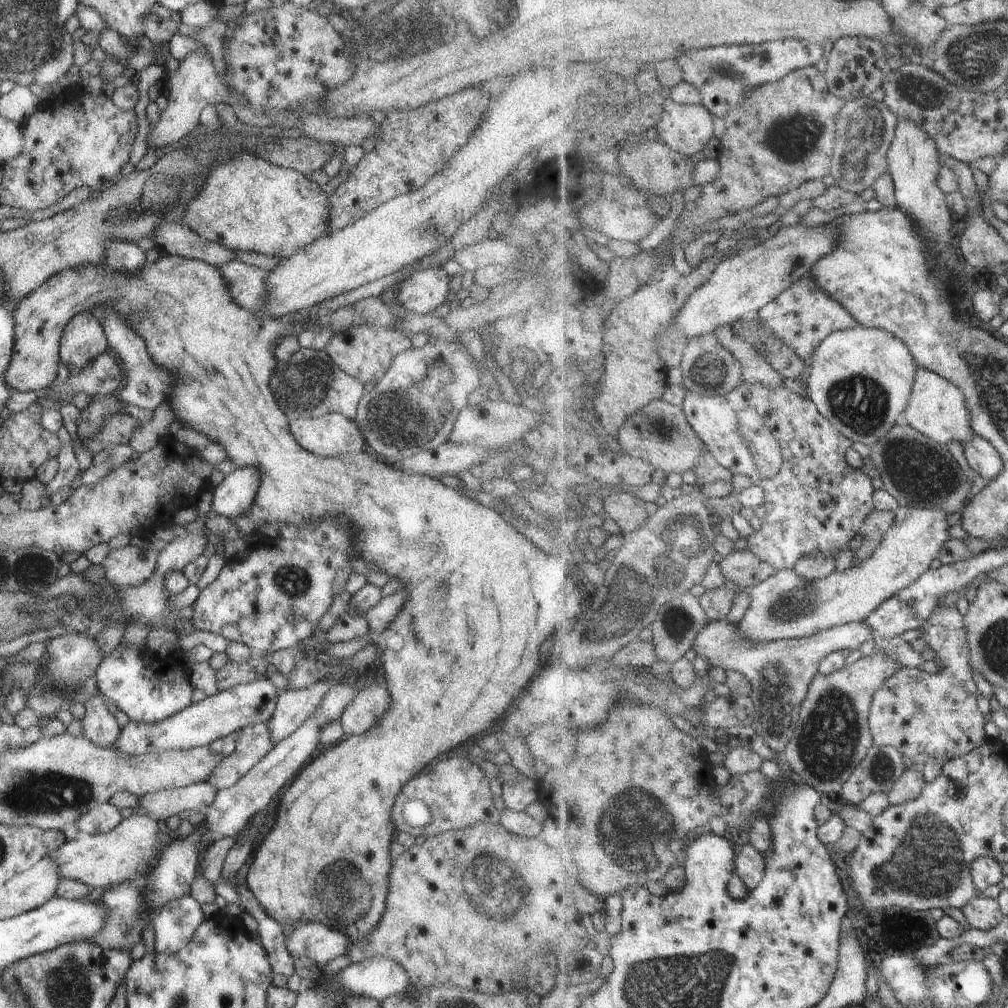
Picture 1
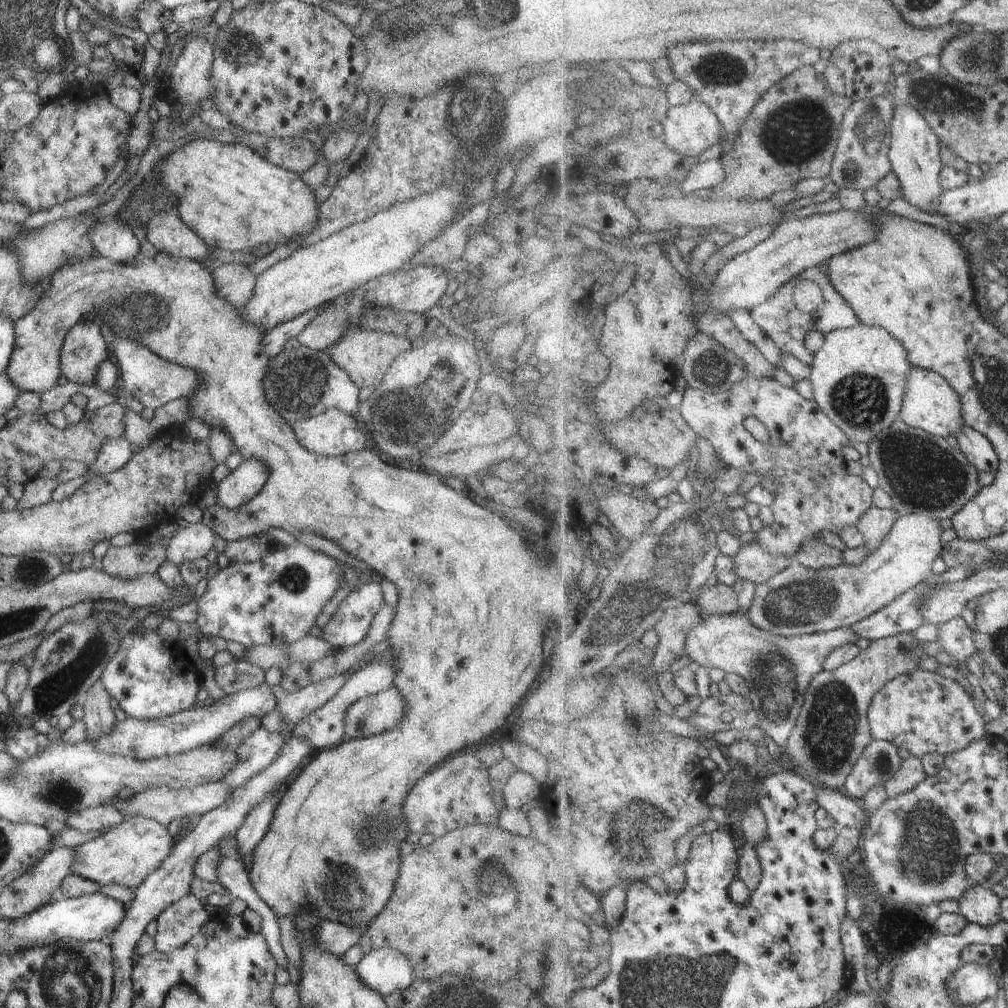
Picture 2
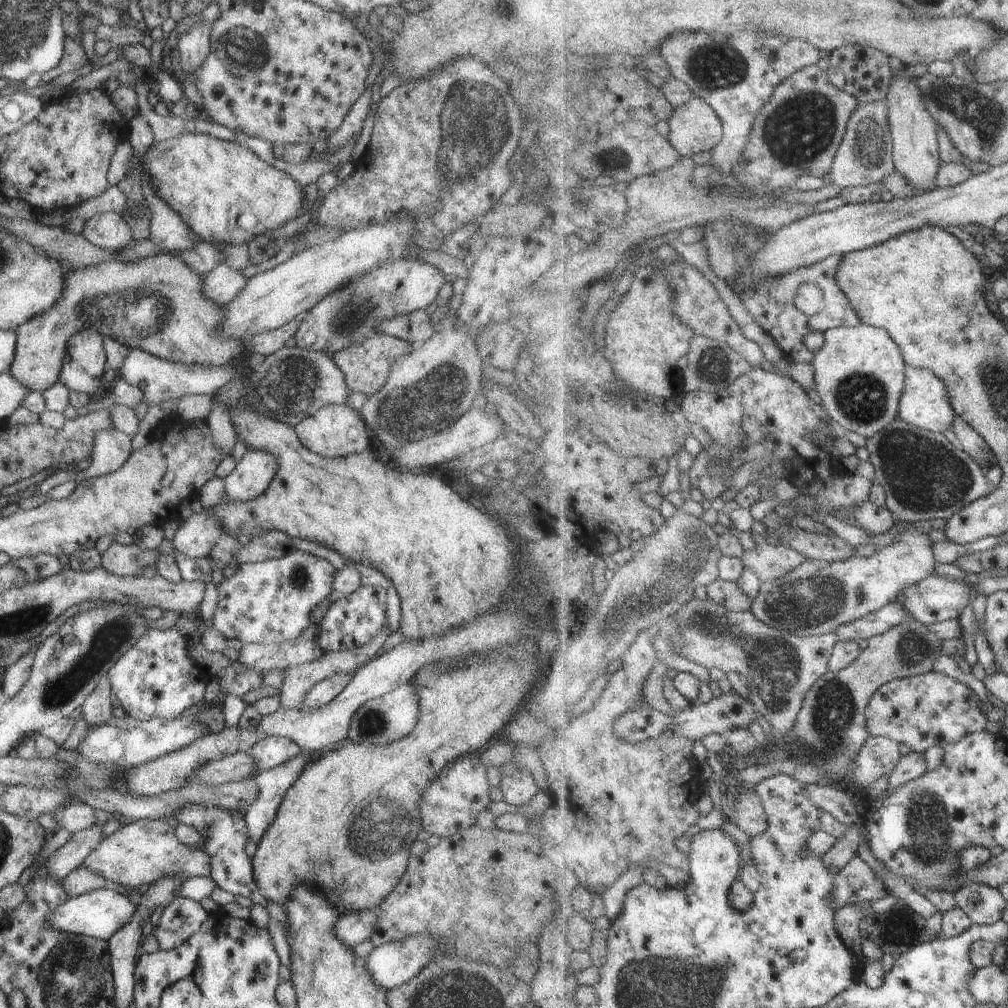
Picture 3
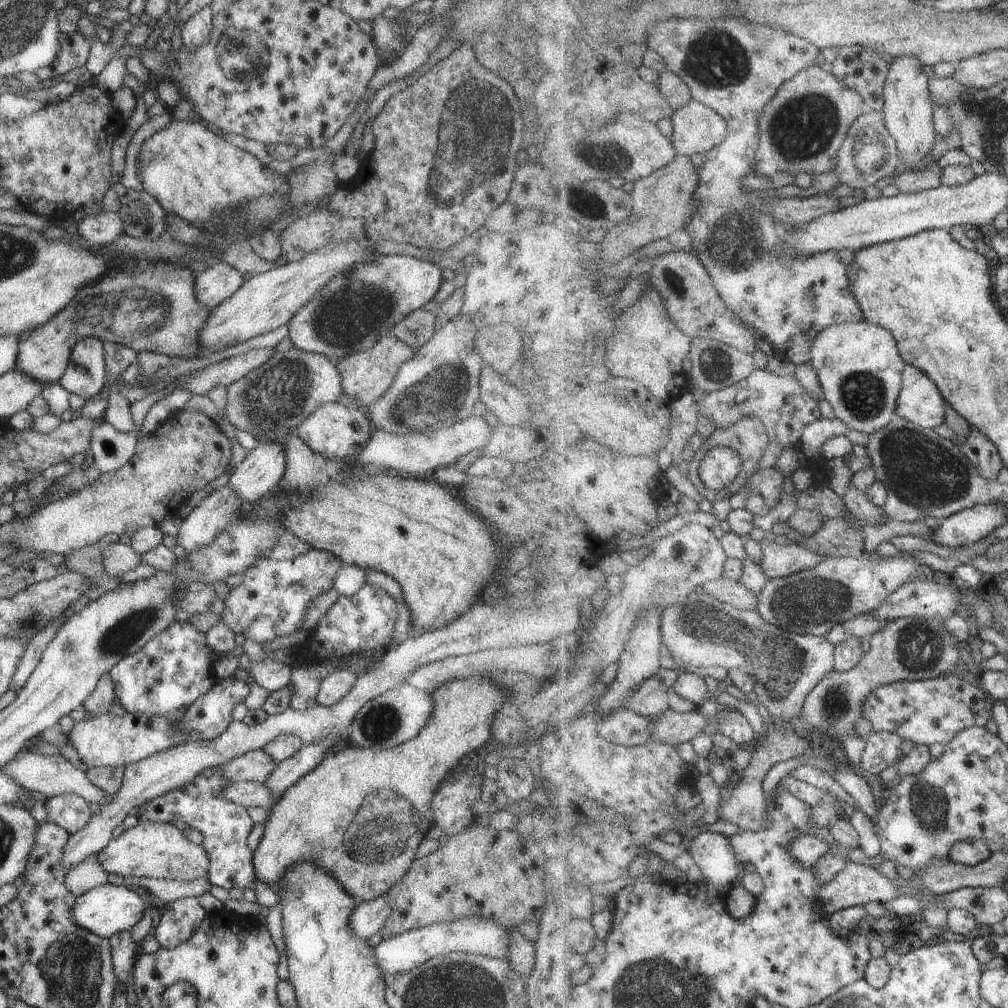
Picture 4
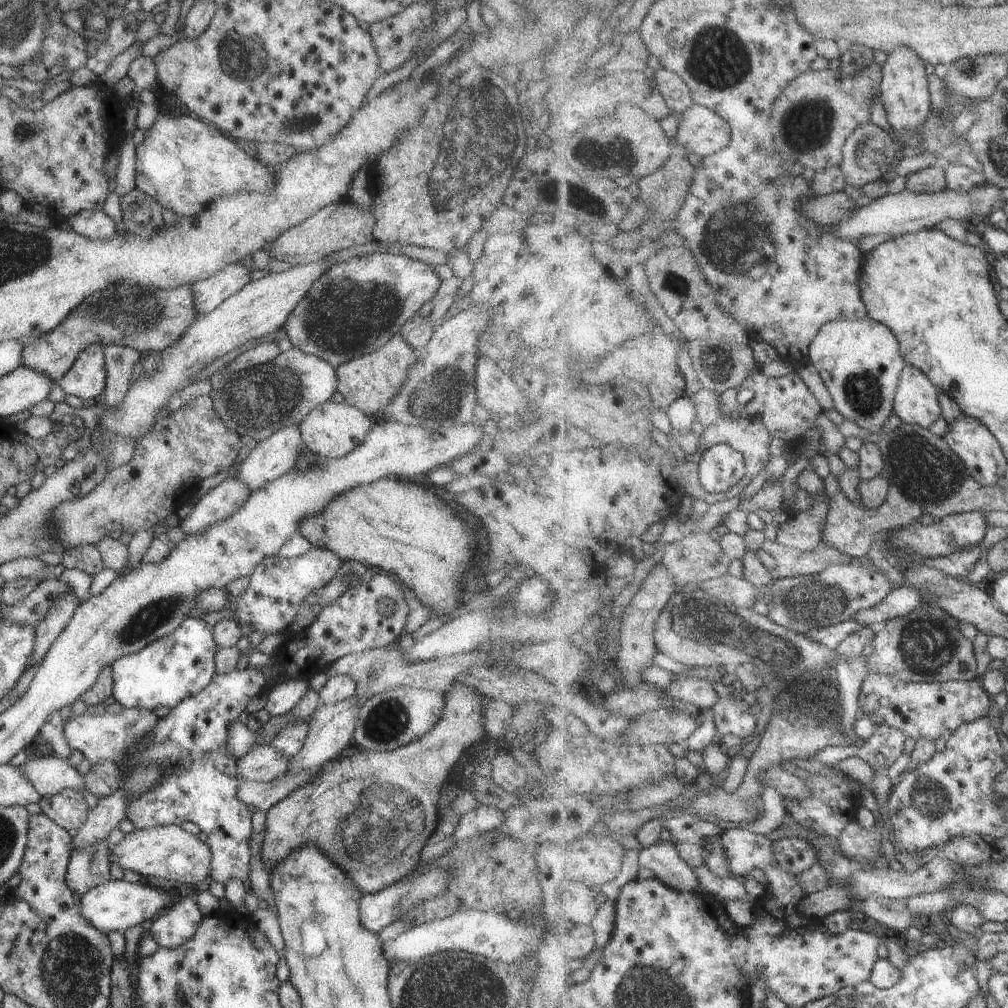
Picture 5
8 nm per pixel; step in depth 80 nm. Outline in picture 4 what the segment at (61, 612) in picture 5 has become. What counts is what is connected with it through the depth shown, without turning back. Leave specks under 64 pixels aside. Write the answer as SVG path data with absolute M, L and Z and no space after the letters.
M62 614L53 618L48 625L41 628L28 642L27 649L22 657L19 667L16 669L13 680L10 683L10 689L19 691L25 684L36 666L38 666L43 650L48 643L56 636L59 628L64 624L65 618Z

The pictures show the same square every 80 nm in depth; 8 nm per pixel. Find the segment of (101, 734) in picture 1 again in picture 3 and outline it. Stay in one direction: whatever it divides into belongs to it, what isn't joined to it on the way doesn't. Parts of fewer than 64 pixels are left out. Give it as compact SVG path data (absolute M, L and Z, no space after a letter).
M108 675L99 680L99 685L88 695L81 707L88 726L102 724L113 715L112 687Z

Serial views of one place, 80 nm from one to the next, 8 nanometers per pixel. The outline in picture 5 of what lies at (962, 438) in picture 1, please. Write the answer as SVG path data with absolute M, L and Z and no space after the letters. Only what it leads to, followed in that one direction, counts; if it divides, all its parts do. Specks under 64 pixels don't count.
M908 364L895 398L895 412L906 423L927 429L943 416L941 388L917 366Z

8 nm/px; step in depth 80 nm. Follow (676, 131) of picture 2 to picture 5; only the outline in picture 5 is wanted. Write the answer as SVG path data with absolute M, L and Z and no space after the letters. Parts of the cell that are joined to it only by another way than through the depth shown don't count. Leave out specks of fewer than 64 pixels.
M696 103L692 109L684 114L678 115L681 120L679 136L675 139L678 147L694 152L702 157L714 156L716 153L726 150L733 139L733 126L720 116L714 109Z

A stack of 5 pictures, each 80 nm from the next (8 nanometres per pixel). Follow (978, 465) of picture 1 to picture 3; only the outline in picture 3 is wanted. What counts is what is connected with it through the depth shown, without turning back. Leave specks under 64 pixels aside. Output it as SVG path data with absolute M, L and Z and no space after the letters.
M958 414L954 419L953 430L960 440L960 446L964 446L984 468L988 463L991 467L1000 466L997 455L989 446L988 441Z

